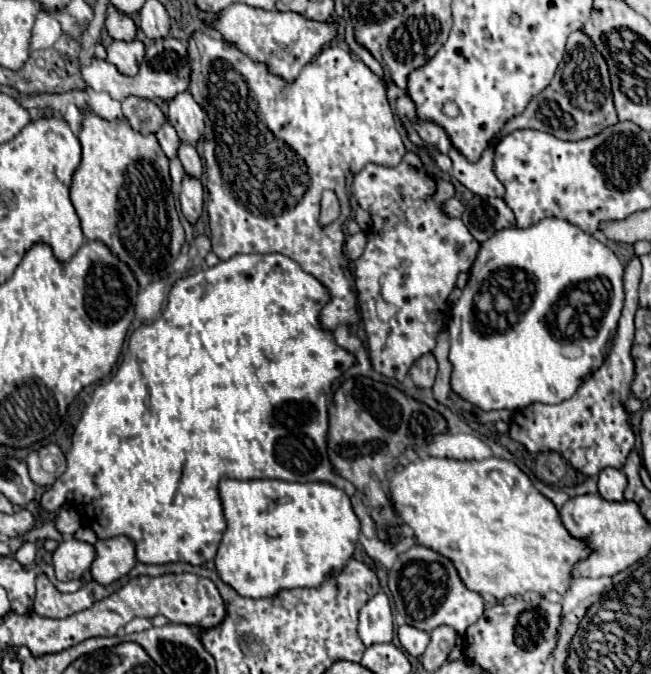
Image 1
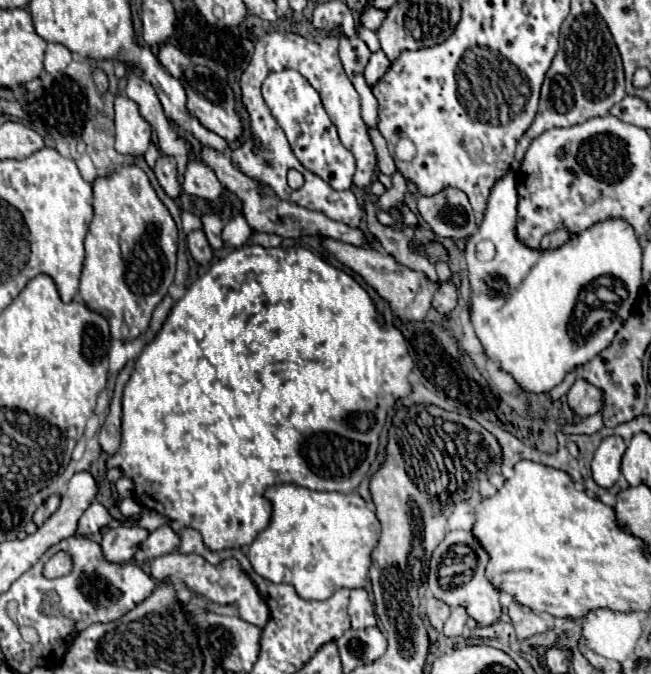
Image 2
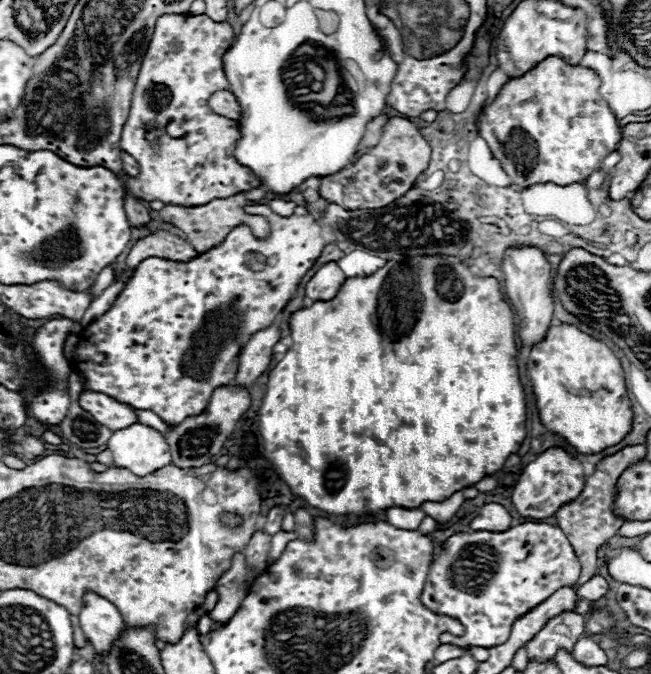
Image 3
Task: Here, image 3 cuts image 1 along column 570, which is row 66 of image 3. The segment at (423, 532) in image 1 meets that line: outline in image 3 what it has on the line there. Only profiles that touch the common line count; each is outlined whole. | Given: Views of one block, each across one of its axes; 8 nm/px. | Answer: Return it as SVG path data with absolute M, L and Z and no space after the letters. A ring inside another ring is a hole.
M556 56L546 58L524 76L512 78L504 84L496 100L488 104L484 114L478 118L478 130L480 136L488 142L494 158L500 160L512 184L518 188L528 188L540 182L568 186L588 180L594 170L602 168L602 160L612 154L616 150L616 144L622 140L622 126L618 124L612 110L608 110L606 102L600 98L598 88L600 78L594 70L568 66L562 58Z

